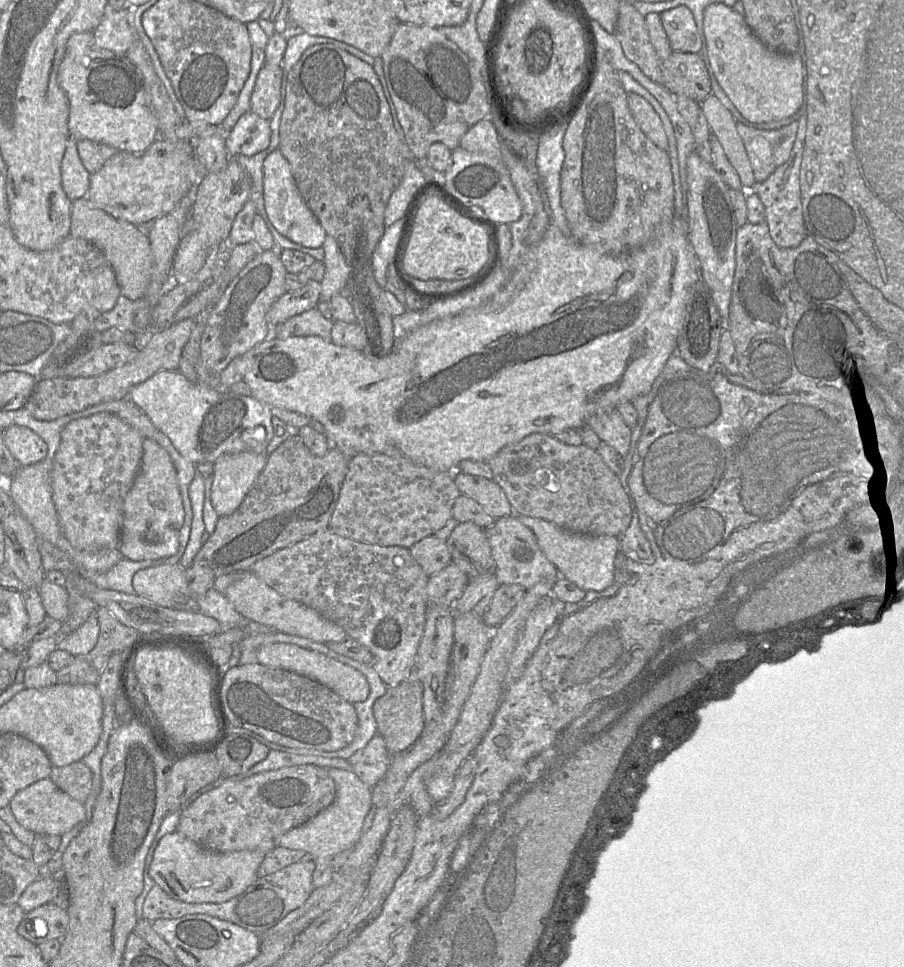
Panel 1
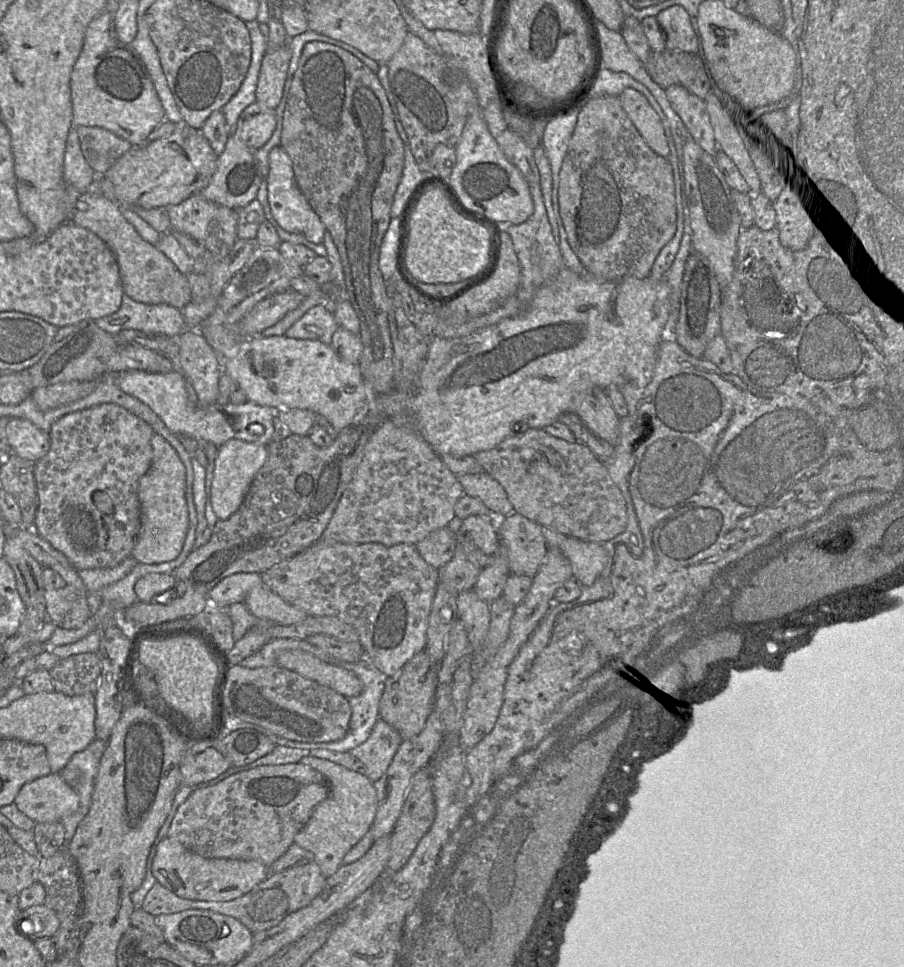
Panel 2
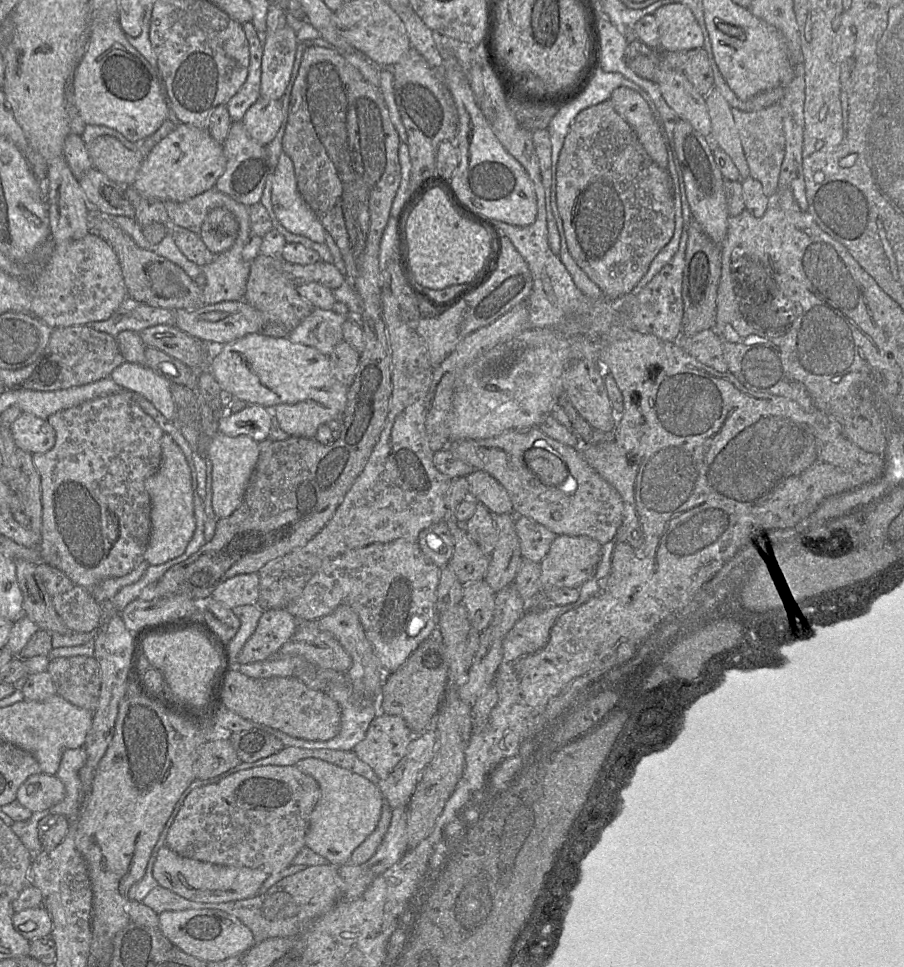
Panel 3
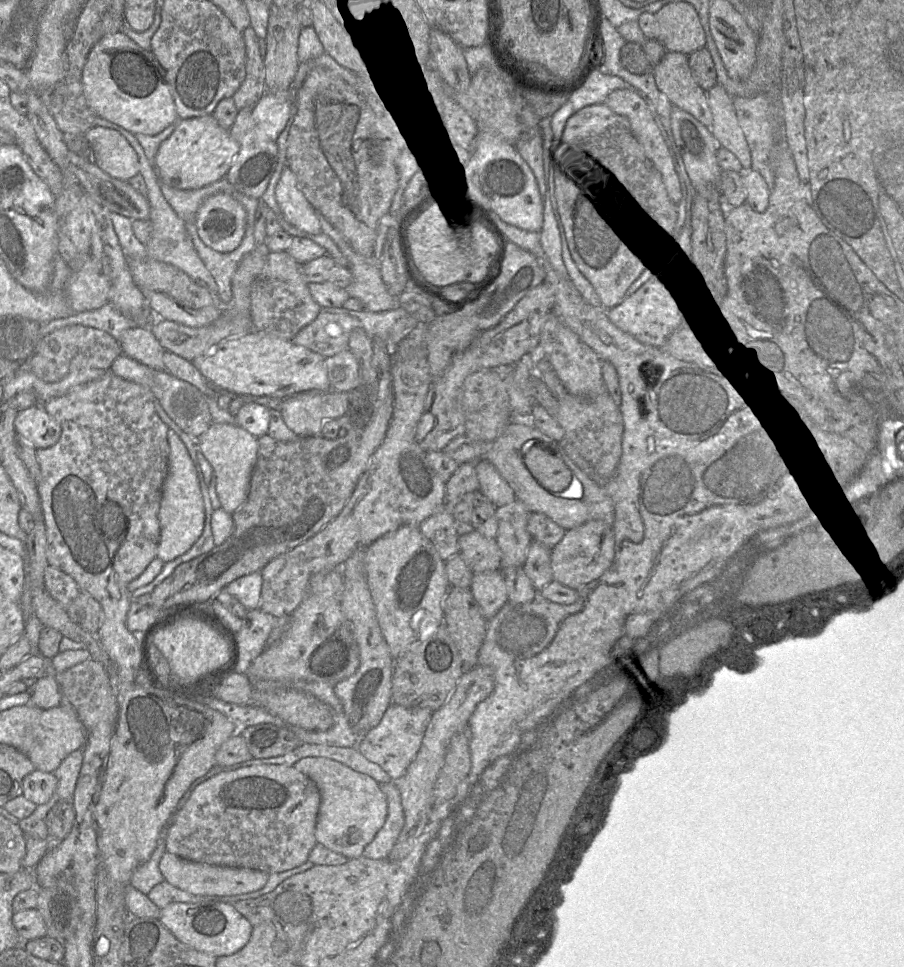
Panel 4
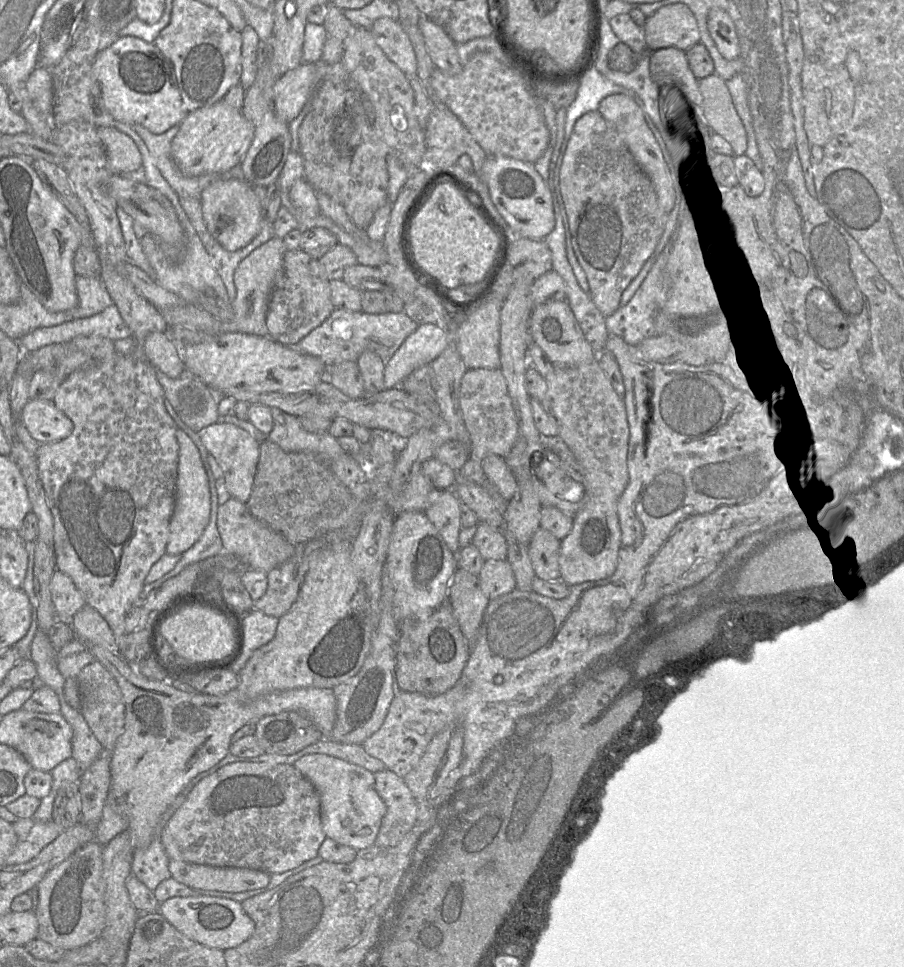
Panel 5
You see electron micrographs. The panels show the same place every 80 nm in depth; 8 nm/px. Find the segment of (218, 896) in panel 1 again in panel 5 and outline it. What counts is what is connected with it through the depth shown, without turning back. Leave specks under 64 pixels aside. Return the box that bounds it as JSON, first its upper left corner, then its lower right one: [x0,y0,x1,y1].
[169,860,270,893]

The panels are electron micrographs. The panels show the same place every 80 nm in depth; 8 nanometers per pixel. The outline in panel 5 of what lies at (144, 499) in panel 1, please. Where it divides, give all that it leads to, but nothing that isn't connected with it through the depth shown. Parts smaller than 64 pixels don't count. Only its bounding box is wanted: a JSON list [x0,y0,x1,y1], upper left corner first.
[166,429,211,555]

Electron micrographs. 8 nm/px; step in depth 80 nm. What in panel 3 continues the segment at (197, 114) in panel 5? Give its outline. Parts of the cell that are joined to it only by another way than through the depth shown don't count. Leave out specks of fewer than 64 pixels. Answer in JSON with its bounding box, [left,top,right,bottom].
[129,123,225,202]

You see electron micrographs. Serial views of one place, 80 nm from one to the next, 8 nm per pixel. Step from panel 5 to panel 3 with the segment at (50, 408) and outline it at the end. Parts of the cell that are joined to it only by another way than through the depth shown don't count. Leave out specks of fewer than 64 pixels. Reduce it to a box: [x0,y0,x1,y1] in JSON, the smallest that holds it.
[11,412,56,455]

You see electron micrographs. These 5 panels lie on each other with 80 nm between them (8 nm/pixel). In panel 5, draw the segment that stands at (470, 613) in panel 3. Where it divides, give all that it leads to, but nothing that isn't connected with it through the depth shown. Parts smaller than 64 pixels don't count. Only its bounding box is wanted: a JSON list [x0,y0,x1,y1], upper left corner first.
[478,560,516,599]

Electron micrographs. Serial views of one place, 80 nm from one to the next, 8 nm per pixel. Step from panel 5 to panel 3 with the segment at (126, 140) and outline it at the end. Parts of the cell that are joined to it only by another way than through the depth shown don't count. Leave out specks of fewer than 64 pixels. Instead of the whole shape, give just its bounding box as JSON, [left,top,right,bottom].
[88,136,142,185]

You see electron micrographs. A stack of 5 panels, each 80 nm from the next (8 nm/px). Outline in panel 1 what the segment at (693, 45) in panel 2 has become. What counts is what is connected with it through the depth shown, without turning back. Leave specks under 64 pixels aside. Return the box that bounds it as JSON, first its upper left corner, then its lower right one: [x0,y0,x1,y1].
[660,7,701,54]

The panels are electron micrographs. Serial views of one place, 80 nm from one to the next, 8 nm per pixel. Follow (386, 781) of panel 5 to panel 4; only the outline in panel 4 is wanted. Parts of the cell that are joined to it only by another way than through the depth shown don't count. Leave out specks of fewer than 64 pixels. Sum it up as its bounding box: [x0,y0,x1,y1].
[362,782,405,860]

